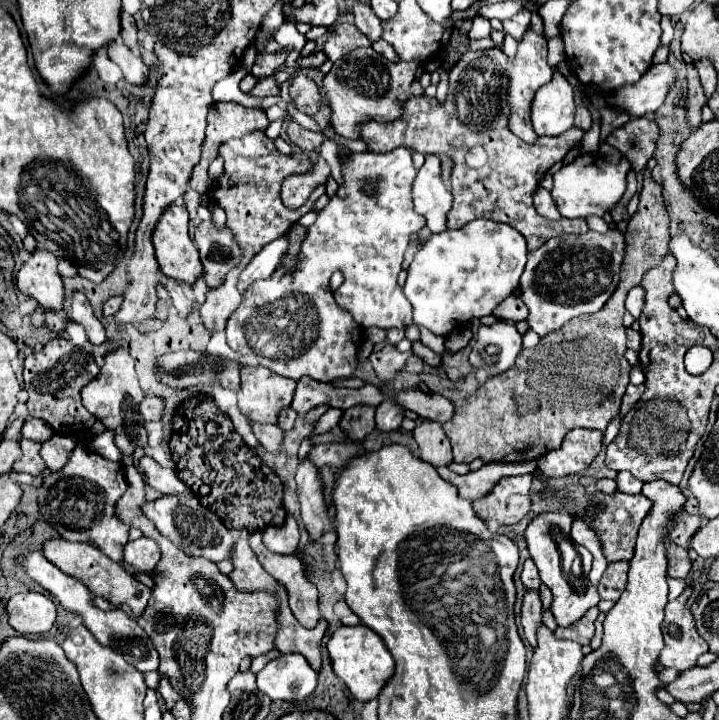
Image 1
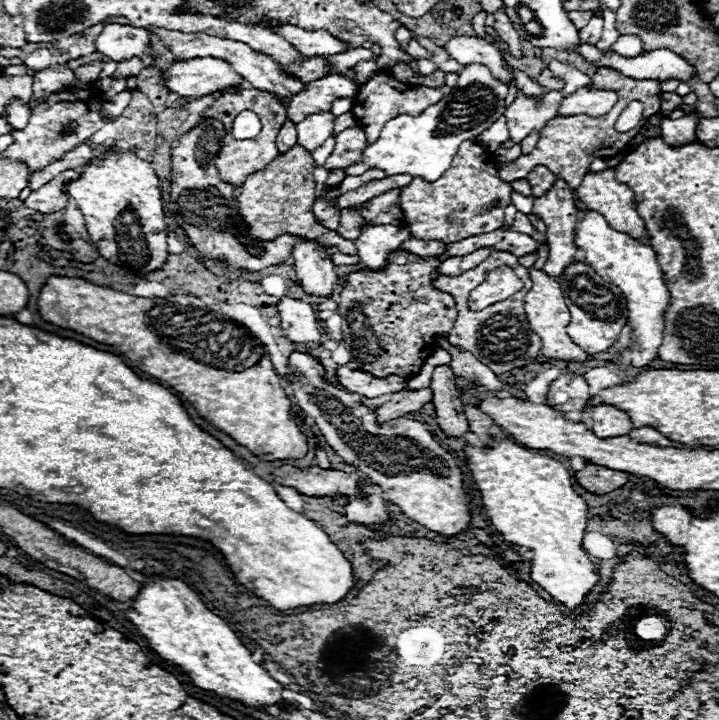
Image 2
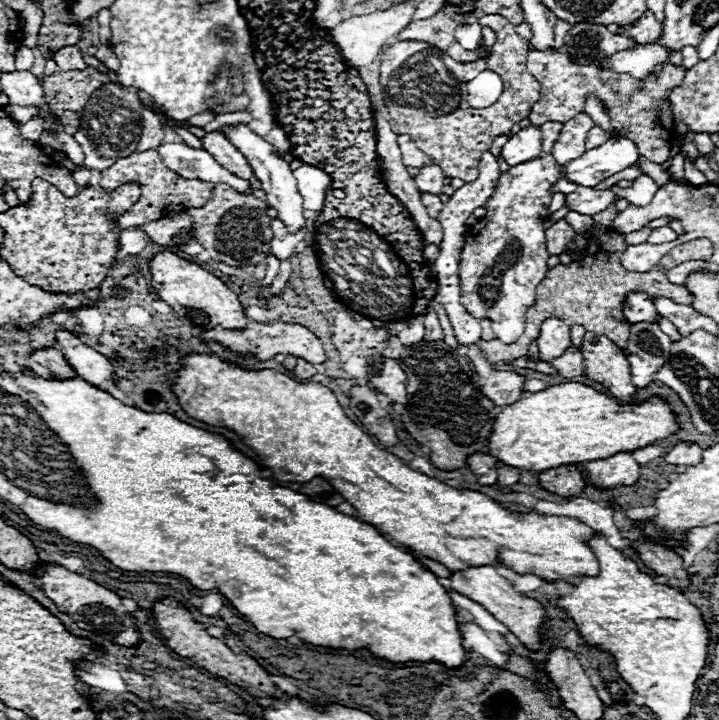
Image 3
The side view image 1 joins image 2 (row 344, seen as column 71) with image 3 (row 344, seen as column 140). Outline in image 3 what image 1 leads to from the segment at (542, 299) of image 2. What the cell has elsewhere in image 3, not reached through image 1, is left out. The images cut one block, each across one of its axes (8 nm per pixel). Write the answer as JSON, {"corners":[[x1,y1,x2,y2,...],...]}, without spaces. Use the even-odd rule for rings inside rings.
{"corners":[[586,332,580,352,590,380,604,386,620,402,630,402,636,396,630,364,606,336]]}

